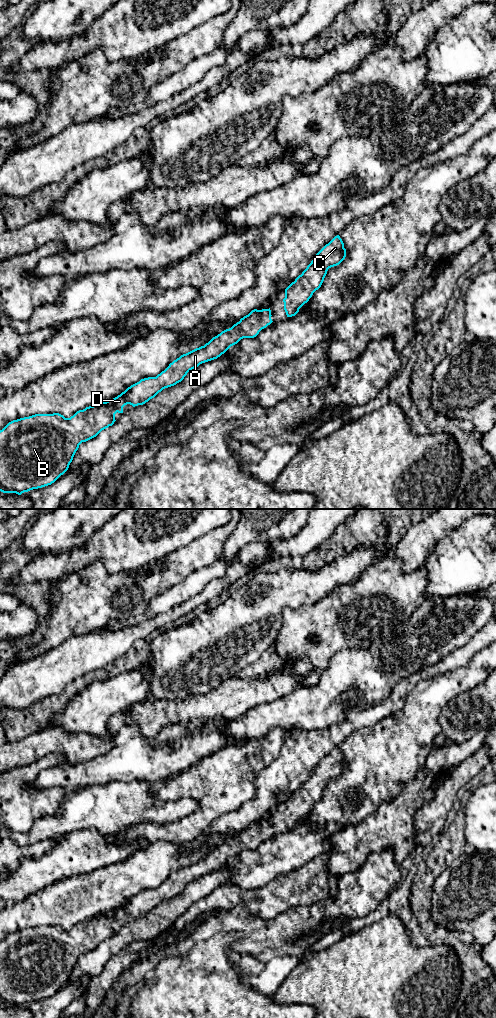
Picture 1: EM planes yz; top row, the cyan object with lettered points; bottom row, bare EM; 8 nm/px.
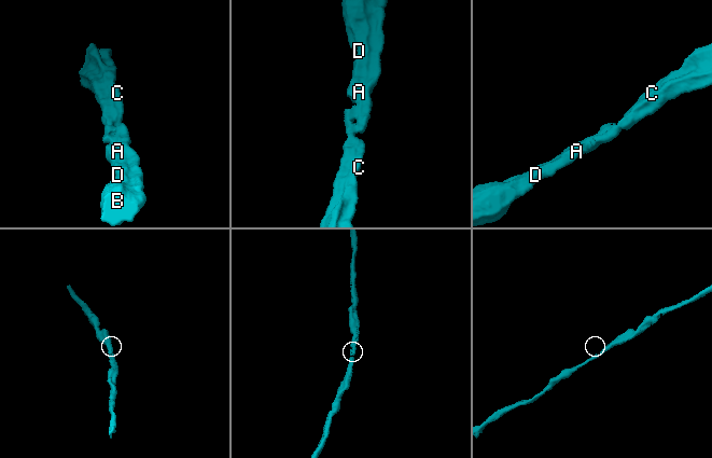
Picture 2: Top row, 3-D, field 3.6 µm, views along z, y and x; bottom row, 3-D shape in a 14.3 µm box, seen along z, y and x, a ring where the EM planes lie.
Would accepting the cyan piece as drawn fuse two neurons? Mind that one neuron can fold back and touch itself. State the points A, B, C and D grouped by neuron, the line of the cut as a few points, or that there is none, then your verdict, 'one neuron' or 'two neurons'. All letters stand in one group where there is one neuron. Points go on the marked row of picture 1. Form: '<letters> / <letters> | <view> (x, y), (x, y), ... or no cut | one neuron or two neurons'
A B C D | no cut | one neuron

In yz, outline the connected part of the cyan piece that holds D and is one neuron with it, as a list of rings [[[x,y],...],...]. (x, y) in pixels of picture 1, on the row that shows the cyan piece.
[[[270,308],[252,310],[204,346],[181,355],[156,377],[141,379],[117,397],[79,410],[70,418],[65,418],[59,413],[35,414],[9,422],[0,430],[0,491],[21,495],[51,485],[68,470],[79,445],[112,426],[116,421],[115,414],[123,413],[125,405],[130,404],[135,407],[145,404],[163,389],[181,382],[190,370],[220,357],[241,339],[256,337],[262,329],[273,322],[271,316]]]

